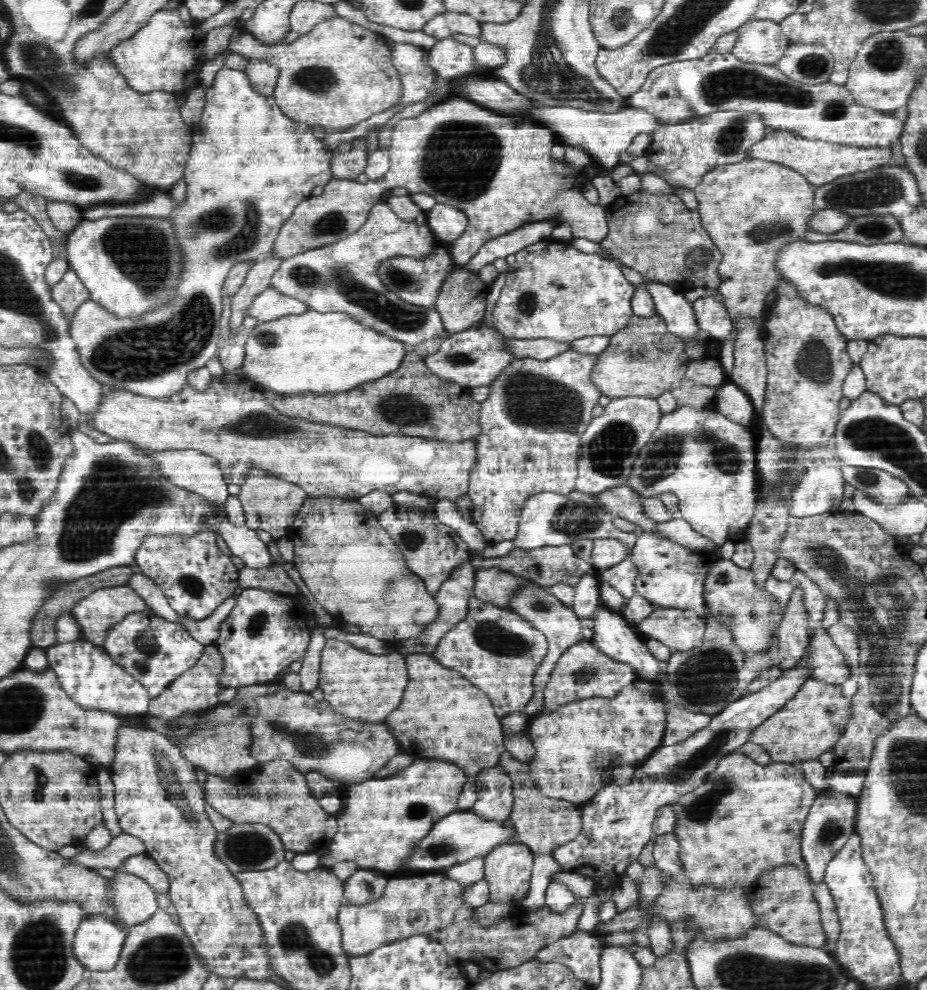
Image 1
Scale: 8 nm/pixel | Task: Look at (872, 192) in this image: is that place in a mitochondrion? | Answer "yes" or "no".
yes

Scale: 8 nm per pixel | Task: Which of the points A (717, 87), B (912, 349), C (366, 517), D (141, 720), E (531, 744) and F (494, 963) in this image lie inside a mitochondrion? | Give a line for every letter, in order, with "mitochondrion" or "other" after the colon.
A: mitochondrion
B: other
C: other
D: other
E: other
F: other

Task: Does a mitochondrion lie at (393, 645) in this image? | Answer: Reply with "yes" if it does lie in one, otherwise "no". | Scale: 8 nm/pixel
no

